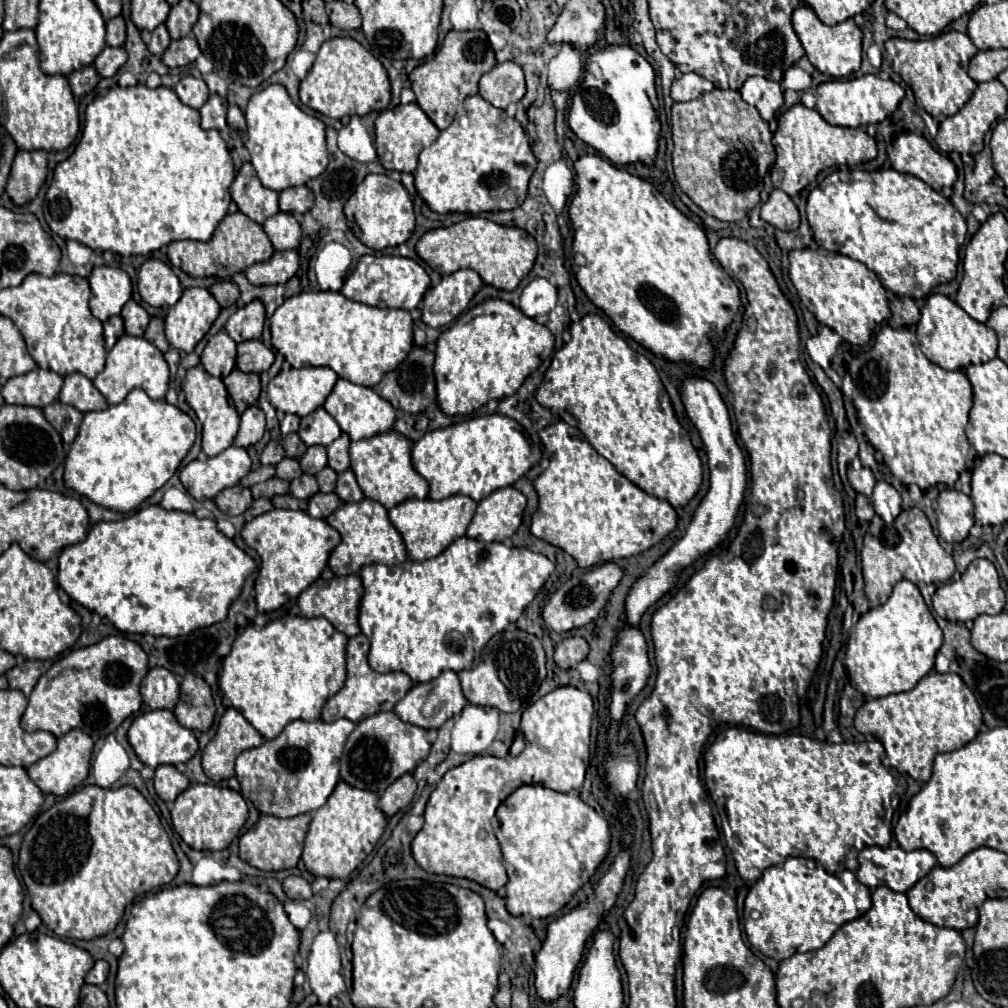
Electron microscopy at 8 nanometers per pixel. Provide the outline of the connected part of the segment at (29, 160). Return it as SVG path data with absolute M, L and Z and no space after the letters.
M19 150L11 166L7 194L17 206L35 198L47 178L47 152L45 150Z

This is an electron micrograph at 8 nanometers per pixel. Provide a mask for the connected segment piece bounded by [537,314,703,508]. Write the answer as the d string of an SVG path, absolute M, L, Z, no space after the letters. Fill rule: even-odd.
M597 314L571 324L569 334L571 340L555 352L543 376L537 402L579 428L589 444L635 486L667 500L673 508L685 506L701 486L703 466L673 412L655 366L633 352Z

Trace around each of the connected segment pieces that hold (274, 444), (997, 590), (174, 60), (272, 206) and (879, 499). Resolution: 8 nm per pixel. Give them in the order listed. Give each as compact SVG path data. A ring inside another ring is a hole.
M271 440L267 446L265 446L265 450L263 450L263 454L261 454L261 464L263 466L267 466L267 464L279 464L281 460L285 458L285 450L283 450L283 446L277 442L277 440Z
M977 558L973 560L967 570L963 572L961 580L957 582L949 582L943 584L935 590L933 594L933 608L935 612L951 622L965 622L965 620L975 620L979 614L999 614L1006 603L1006 592L999 582L999 574L997 568L985 560L985 558Z
M185 36L179 40L171 40L171 44L163 52L161 60L169 68L177 68L177 66L187 66L187 64L195 62L199 54L201 54L201 50L197 46L197 40L193 36Z
M243 162L229 192L245 216L255 220L257 224L263 224L269 216L279 212L279 194L265 188L253 172L253 164Z
M877 482L873 496L871 496L871 504L873 504L875 512L885 520L885 524L893 524L893 520L901 512L901 496L887 482Z

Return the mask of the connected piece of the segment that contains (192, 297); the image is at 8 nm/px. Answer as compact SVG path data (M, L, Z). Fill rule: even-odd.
M185 288L175 306L167 310L165 334L173 348L193 352L195 344L209 332L221 306L207 288Z

